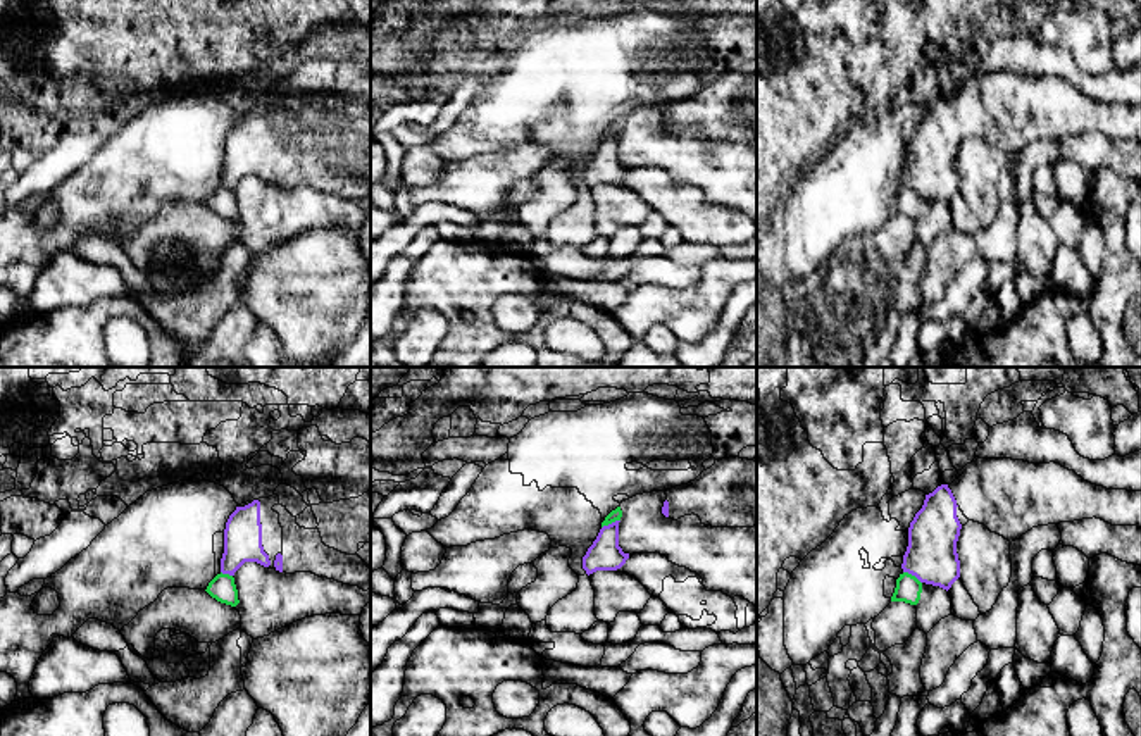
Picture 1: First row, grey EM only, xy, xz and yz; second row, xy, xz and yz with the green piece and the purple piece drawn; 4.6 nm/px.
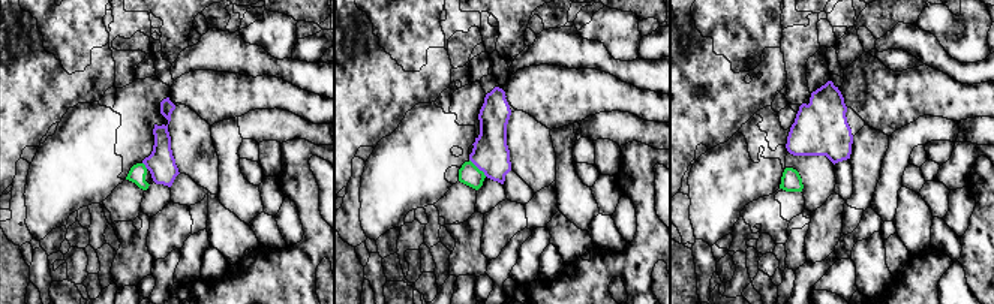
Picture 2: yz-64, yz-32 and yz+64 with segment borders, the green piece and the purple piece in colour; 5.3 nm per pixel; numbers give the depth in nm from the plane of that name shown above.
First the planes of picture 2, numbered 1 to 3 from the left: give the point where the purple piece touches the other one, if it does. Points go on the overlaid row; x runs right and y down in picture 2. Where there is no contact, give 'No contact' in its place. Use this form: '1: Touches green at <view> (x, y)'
1: Touches green at yz-64 (144, 165)
2: Touches green at yz-32 (477, 168)
3: No contact

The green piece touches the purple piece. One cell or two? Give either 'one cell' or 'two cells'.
two cells

